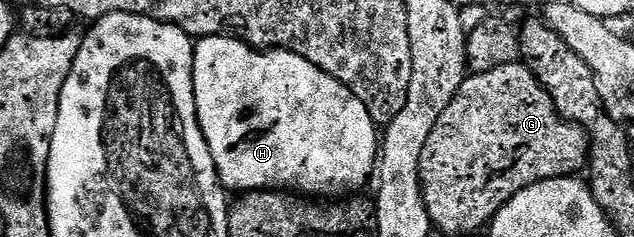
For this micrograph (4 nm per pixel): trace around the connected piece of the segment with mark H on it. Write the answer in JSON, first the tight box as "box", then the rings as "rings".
{"box":[194,36,378,198],"rings":[[[205,36],[195,41],[194,47],[196,50],[194,54],[194,98],[198,122],[210,146],[210,154],[214,158],[218,178],[229,193],[291,190],[293,193],[303,194],[308,198],[348,198],[359,193],[356,191],[371,176],[373,179],[378,168],[378,125],[370,118],[366,106],[362,106],[362,102],[358,102],[356,95],[342,82],[338,82],[333,76],[326,74],[318,66],[314,66],[314,62],[306,62],[306,58],[298,54],[283,50],[257,50],[234,36]]]}

